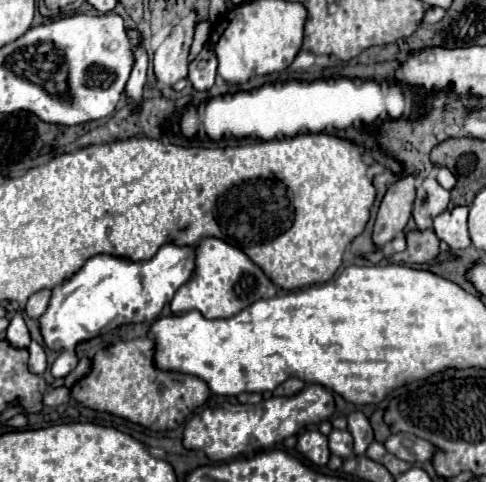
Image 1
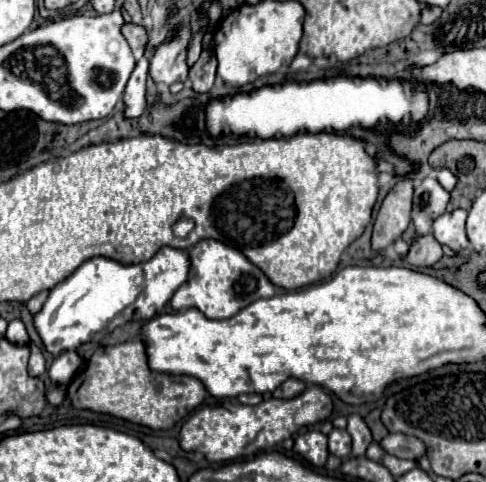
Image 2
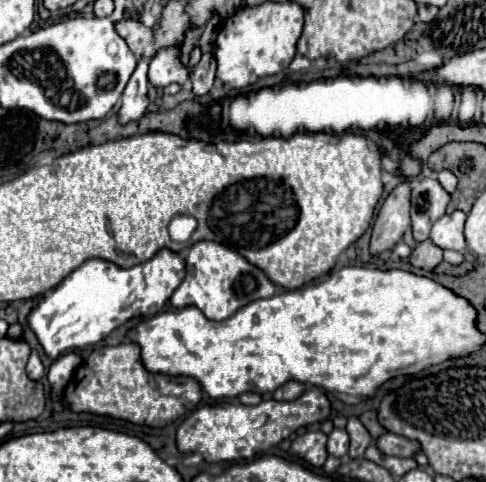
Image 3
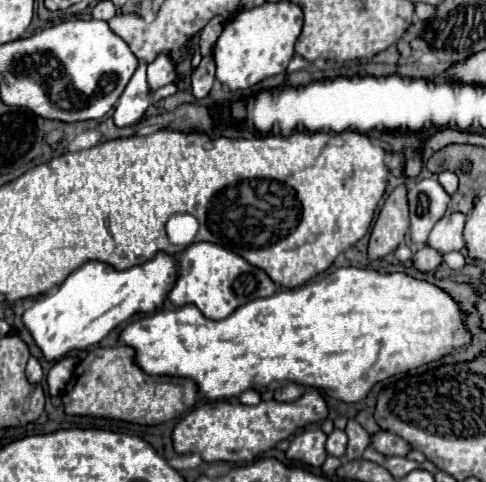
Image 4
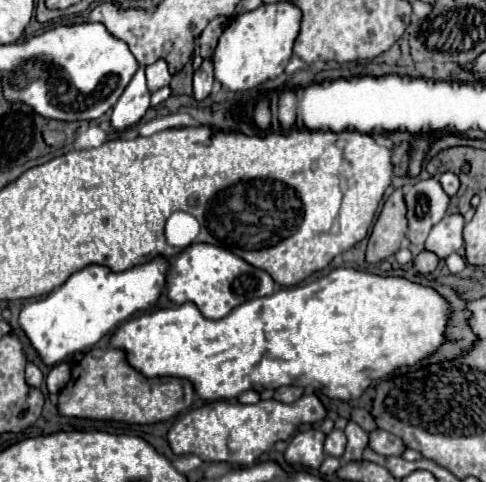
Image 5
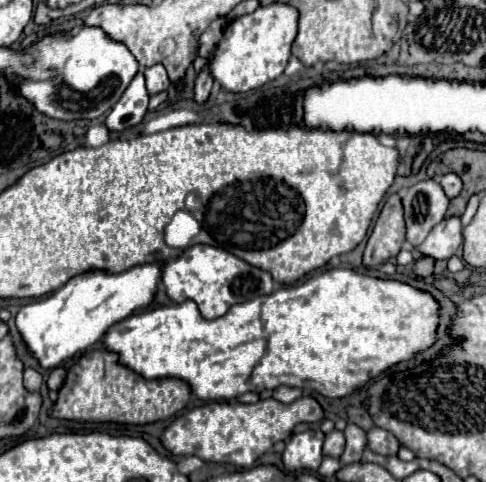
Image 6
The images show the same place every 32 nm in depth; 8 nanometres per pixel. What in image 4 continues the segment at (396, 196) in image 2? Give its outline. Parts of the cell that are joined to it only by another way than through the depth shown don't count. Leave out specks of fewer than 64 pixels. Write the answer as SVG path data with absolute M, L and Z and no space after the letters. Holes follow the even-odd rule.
M402 184L386 198L378 214L368 246L370 260L390 254L404 240L408 228L408 190Z

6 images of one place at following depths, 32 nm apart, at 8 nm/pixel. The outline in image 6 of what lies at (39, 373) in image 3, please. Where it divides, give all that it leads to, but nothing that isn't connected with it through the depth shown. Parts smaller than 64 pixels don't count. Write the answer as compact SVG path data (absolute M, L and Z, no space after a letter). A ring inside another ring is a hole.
M26 368L26 372L24 372L26 390L34 392L34 390L38 390L42 386L42 382L44 382L44 378L42 378L42 374L36 368Z

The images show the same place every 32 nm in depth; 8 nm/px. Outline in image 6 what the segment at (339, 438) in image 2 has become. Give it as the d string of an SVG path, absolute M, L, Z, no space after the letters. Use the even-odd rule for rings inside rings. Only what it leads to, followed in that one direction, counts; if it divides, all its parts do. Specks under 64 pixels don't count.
M332 430L330 434L326 434L324 440L324 456L332 456L332 458L340 458L344 452L344 432L340 430Z

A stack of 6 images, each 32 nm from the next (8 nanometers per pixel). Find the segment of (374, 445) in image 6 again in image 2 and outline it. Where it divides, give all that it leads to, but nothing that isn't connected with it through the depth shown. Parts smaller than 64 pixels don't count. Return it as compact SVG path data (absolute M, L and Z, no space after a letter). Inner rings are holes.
M388 434L380 446L402 460L420 460L422 456L428 456L428 448L424 448L422 440L416 440L416 436L404 436L404 434Z

